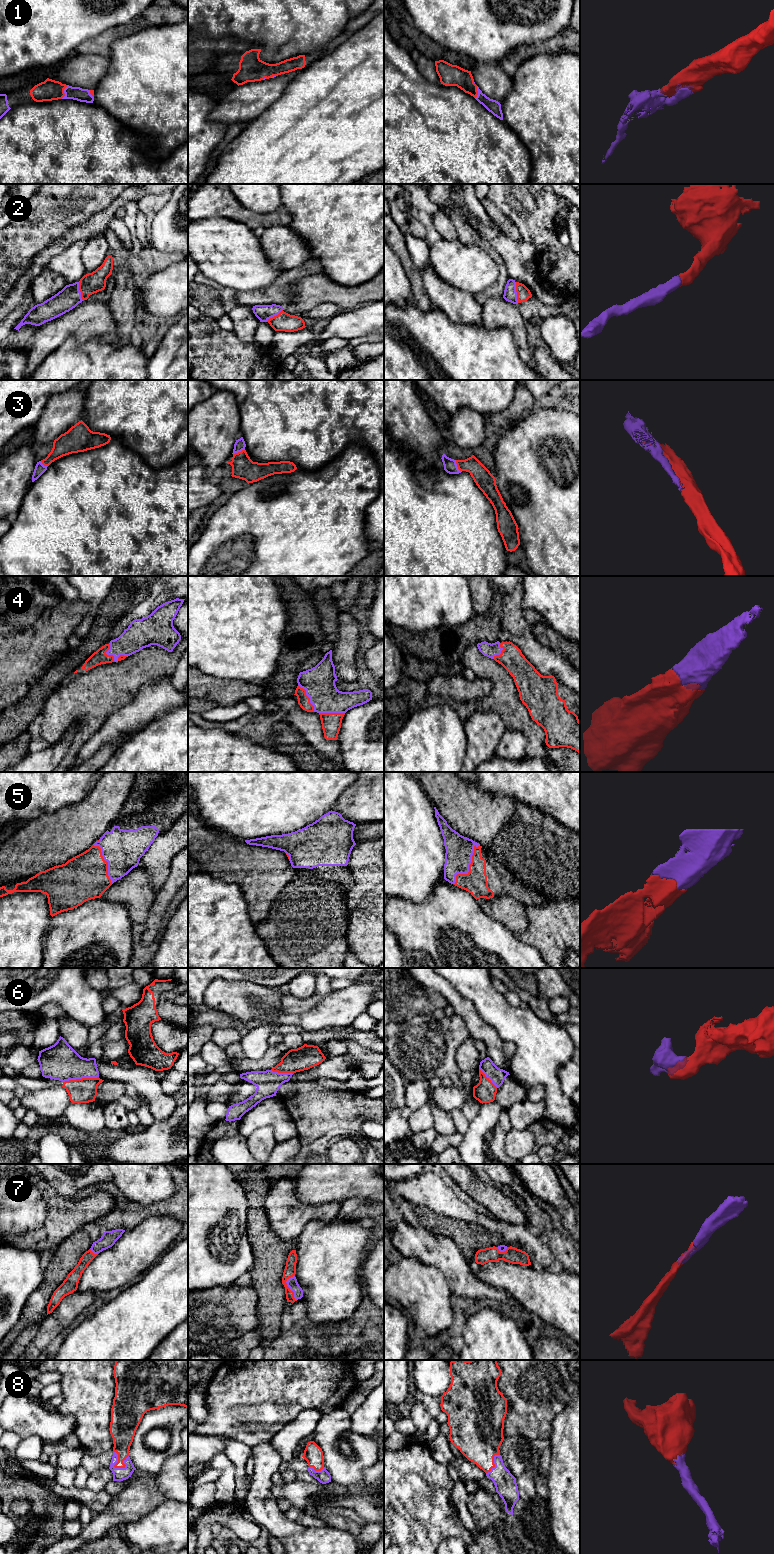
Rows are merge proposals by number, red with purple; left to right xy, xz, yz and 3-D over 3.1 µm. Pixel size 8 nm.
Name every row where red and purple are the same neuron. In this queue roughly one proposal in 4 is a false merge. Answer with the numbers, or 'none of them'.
1, 2, 3, 4, 5, 6, 7, 8

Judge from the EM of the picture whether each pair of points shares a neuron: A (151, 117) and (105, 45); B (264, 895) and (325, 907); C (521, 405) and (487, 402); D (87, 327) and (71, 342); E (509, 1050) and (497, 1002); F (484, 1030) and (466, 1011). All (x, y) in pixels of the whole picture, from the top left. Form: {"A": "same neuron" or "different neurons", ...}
{"A": "different neurons", "B": "different neurons", "C": "different neurons", "D": "different neurons", "E": "different neurons", "F": "same neuron"}

